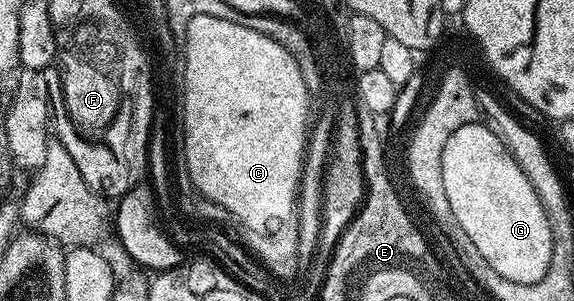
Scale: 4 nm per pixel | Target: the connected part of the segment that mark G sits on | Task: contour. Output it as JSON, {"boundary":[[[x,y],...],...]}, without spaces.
{"boundary":[[[482,122],[467,123],[462,125],[462,129],[454,129],[450,141],[446,141],[446,145],[442,149],[442,185],[445,186],[446,198],[450,203],[450,208],[453,209],[454,215],[457,217],[458,225],[462,226],[467,236],[474,241],[474,249],[478,249],[482,253],[482,257],[486,257],[486,260],[490,261],[490,269],[494,273],[506,277],[506,281],[514,281],[515,283],[537,283],[542,281],[542,277],[546,277],[546,269],[550,265],[551,257],[552,224],[549,212],[545,211],[544,206],[541,205],[540,192],[532,188],[531,179],[526,177],[526,173],[522,173],[522,169],[514,161],[514,157],[504,147],[502,141]]]}

